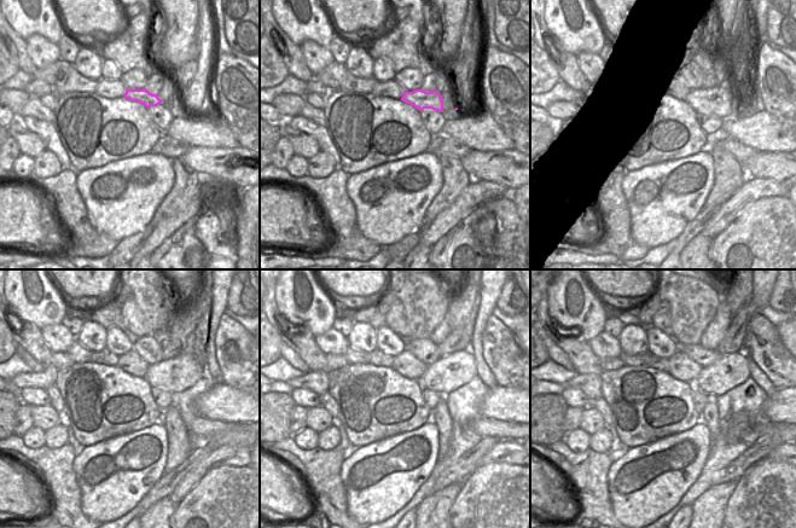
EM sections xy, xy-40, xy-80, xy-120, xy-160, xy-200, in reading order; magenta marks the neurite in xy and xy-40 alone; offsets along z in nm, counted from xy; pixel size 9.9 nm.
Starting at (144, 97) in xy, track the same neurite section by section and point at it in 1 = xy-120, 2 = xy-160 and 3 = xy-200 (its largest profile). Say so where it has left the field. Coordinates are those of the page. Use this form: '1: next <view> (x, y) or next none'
1: next xy-120 (176, 375)
2: next xy-160 (448, 373)
3: next xy-200 (731, 370)

